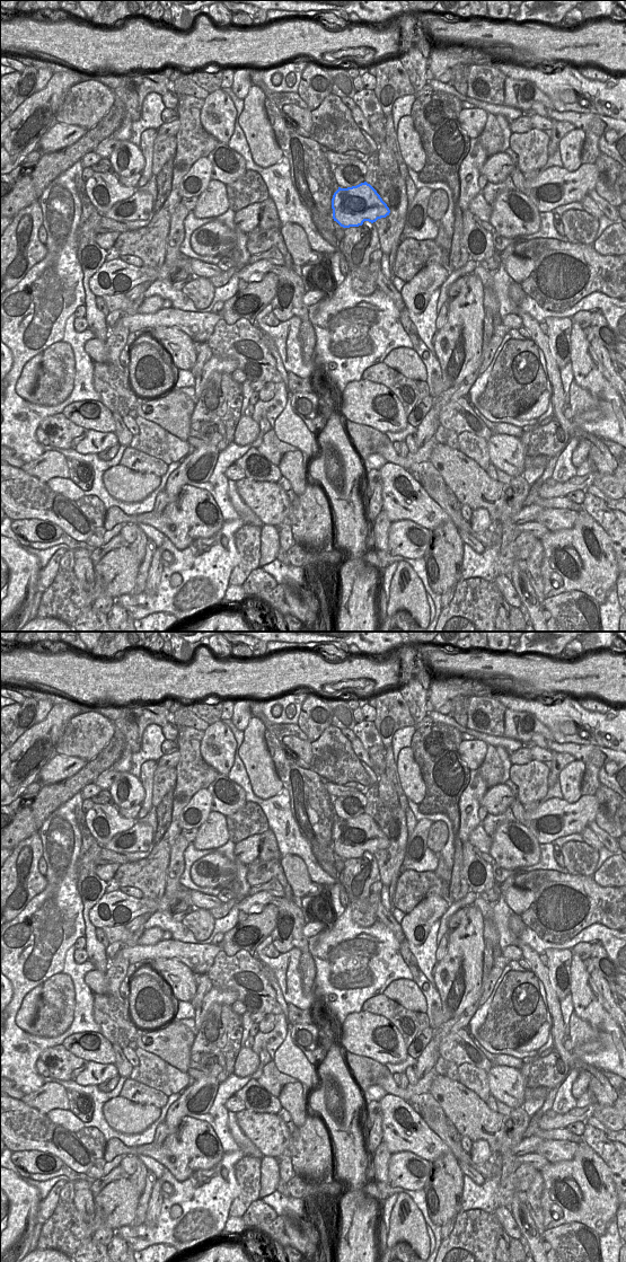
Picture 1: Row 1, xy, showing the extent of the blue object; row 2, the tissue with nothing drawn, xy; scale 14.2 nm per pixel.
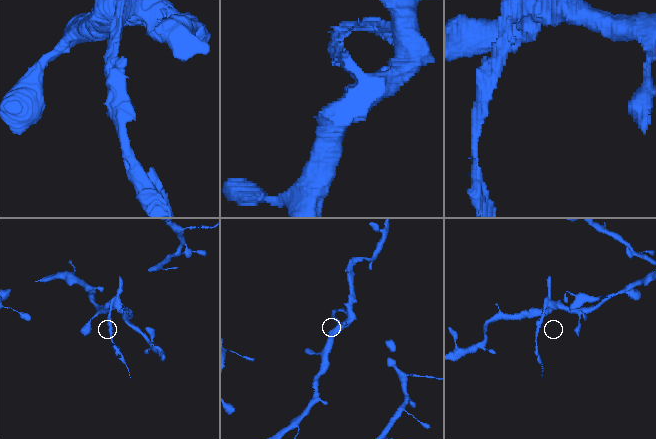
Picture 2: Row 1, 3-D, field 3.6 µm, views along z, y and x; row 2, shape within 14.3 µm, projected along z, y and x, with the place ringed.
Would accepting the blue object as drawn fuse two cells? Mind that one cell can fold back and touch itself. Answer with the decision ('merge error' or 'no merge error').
merge error

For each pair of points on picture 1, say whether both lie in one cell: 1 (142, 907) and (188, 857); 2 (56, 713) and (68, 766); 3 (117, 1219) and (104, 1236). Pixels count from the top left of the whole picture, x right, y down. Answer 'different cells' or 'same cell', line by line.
1: different cells
2: different cells
3: different cells

